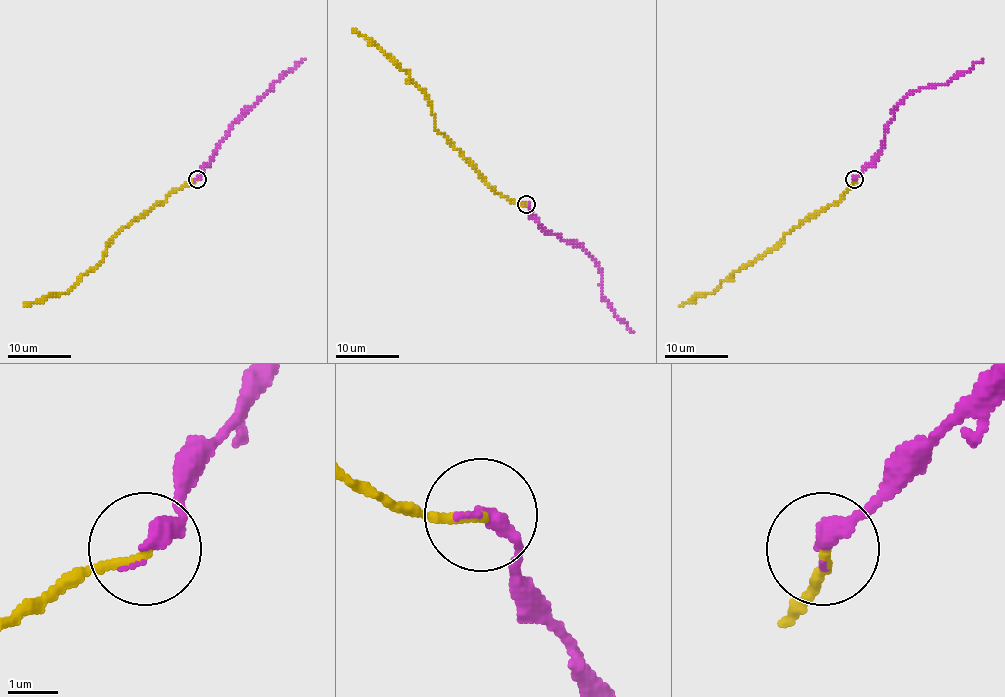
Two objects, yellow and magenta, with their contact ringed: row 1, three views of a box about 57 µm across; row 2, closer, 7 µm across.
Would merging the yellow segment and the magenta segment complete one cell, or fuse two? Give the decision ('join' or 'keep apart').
join

